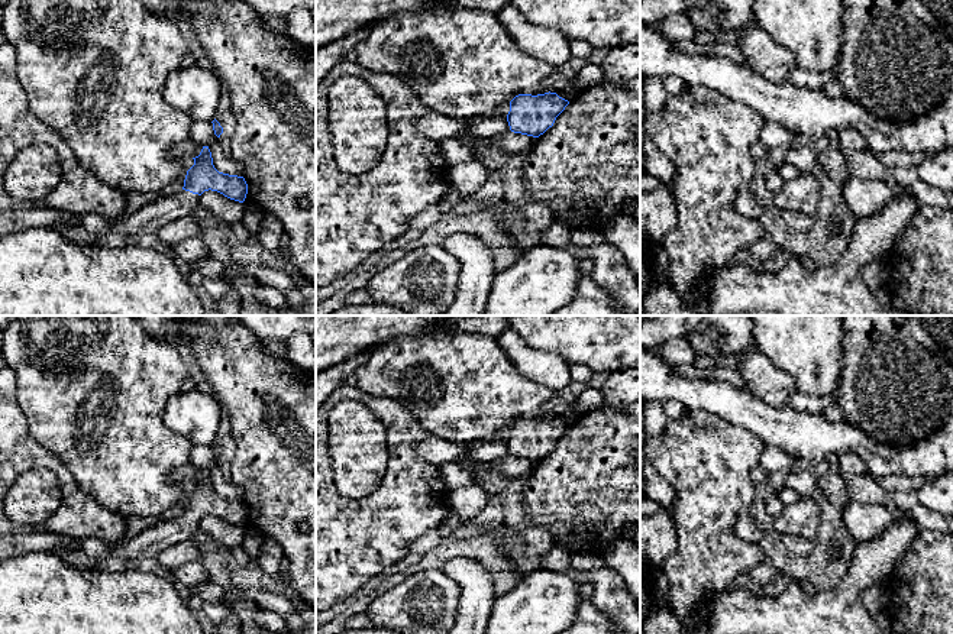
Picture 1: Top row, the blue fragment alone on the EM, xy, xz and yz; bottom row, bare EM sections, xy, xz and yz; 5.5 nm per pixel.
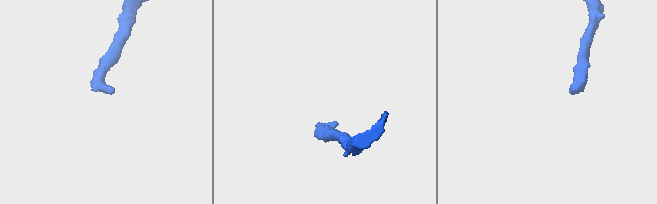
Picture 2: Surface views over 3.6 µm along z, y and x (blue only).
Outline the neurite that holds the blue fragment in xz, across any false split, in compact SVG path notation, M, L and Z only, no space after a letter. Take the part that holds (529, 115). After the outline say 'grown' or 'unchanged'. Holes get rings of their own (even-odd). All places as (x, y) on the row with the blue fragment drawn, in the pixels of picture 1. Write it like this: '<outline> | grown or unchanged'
M550 91L537 96L519 94L510 101L507 114L510 130L539 138L553 126L568 104L568 100Z | unchanged

